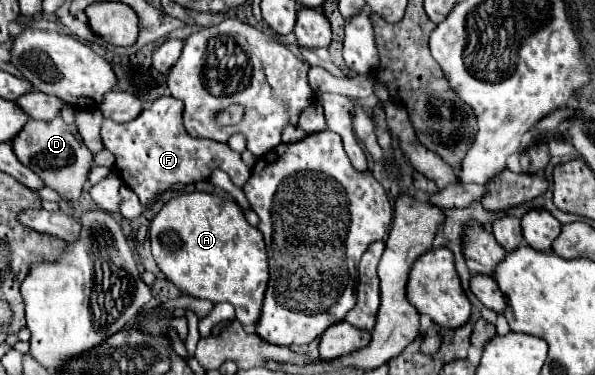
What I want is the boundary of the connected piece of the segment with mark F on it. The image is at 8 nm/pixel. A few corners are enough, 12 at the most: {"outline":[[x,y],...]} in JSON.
{"outline":[[159,97],[101,139],[121,181],[151,203],[173,183],[251,169],[227,143],[189,137]]}

